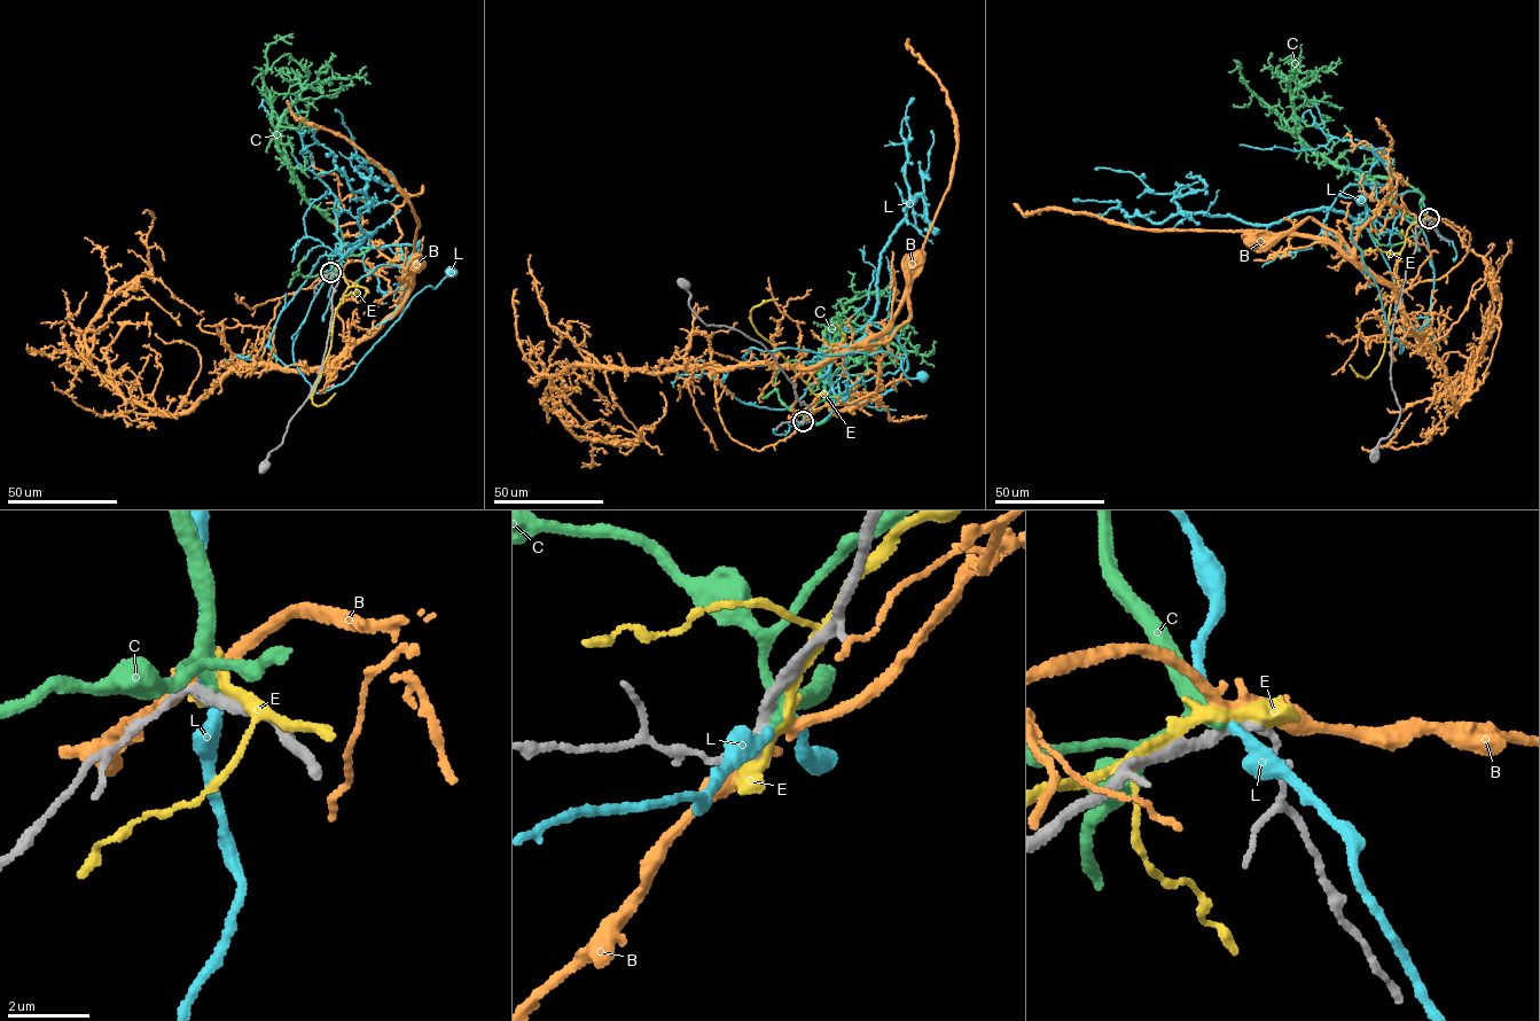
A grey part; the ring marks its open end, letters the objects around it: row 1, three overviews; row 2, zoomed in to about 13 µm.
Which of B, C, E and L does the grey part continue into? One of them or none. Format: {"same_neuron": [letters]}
{"same_neuron": []}

